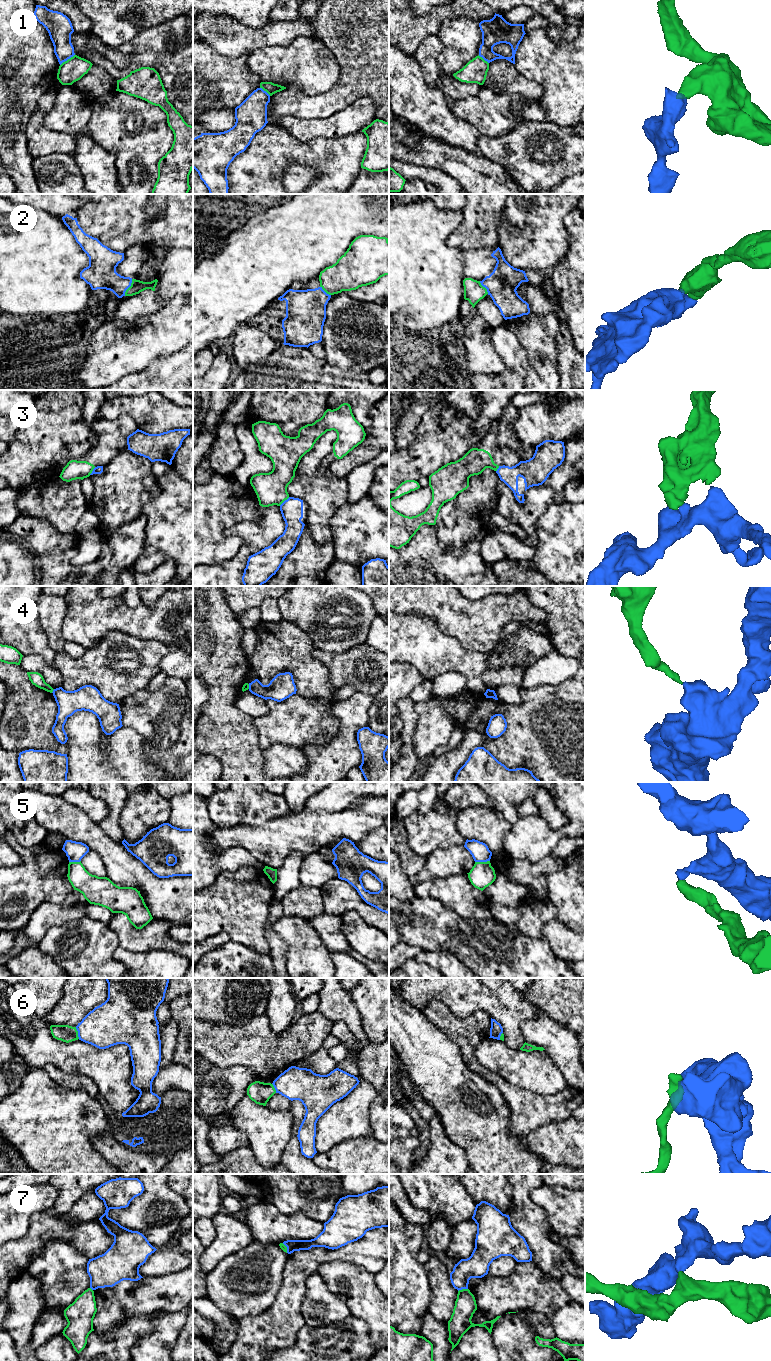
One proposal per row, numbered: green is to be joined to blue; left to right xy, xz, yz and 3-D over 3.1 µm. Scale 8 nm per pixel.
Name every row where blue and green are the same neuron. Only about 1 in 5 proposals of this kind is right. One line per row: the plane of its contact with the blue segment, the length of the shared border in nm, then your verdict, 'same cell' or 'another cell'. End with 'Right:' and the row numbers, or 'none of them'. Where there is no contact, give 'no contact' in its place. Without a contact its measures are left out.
1: meets blue in xy; contact 150 nm long; another cell
2: meets blue in xy; contact 150 nm long; another cell
3: meets blue in xz; contact 110 nm long; another cell
4: meets blue in xy; contact 40 nm long; another cell
5: meets blue in yz; contact 120 nm long; another cell
6: meets blue in xy; contact 100 nm long; another cell
7: meets blue in yz; contact 80 nm long; another cell
Right: none of them

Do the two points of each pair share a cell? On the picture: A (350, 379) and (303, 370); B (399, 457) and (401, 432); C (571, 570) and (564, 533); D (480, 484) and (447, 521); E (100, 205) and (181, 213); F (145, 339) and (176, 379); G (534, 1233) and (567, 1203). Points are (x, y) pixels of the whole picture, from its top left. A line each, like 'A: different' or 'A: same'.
A: same
B: different
C: same
D: same
E: same
F: different
G: different

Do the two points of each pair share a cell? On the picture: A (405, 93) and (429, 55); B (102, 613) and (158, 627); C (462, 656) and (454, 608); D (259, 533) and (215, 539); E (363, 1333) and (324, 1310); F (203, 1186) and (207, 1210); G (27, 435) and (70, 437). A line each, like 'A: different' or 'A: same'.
A: different
B: same
C: different
D: different
E: different
F: same
G: same

